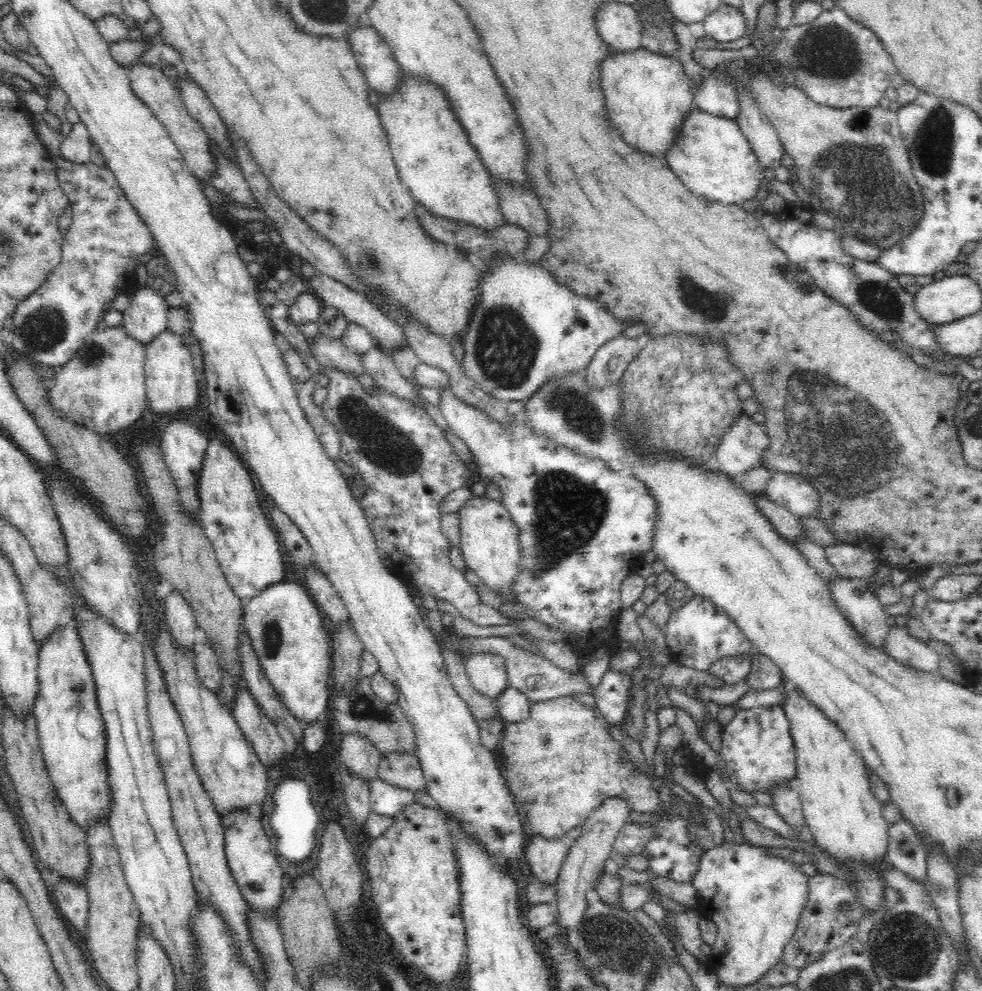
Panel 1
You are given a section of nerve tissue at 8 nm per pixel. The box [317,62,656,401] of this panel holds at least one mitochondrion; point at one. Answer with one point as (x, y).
(504, 348)

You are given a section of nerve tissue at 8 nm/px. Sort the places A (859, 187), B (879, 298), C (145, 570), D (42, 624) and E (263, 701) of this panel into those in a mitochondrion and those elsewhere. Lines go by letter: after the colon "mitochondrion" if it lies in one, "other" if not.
A: mitochondrion
B: mitochondrion
C: other
D: other
E: other

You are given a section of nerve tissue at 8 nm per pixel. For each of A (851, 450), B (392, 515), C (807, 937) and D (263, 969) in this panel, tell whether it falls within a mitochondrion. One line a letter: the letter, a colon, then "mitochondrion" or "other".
A: mitochondrion
B: other
C: other
D: other

